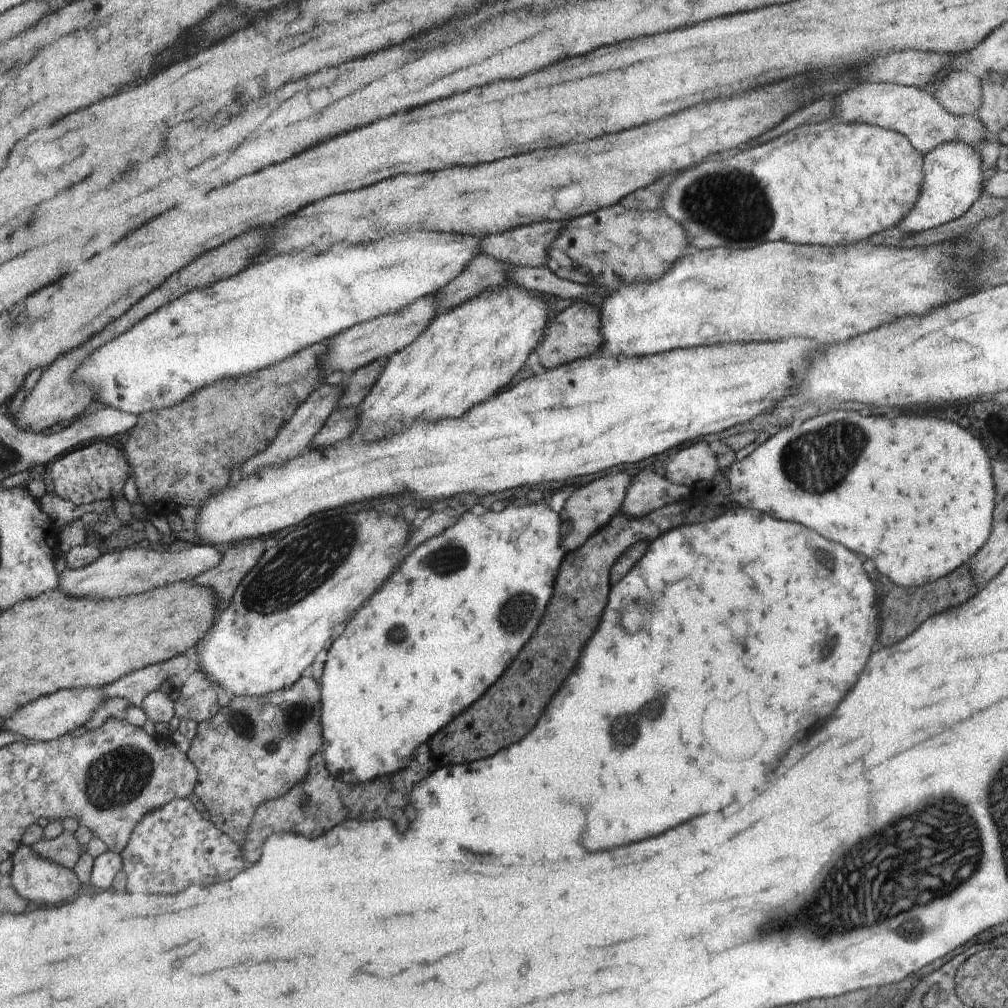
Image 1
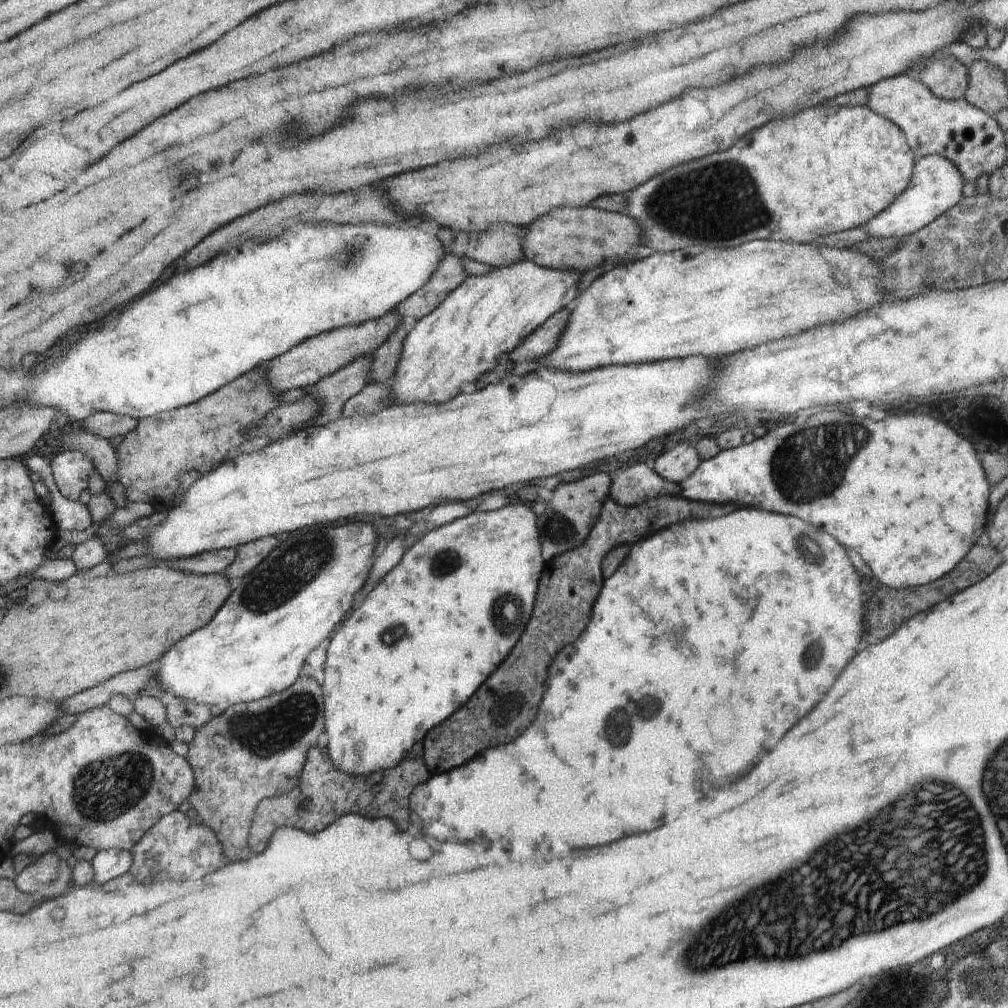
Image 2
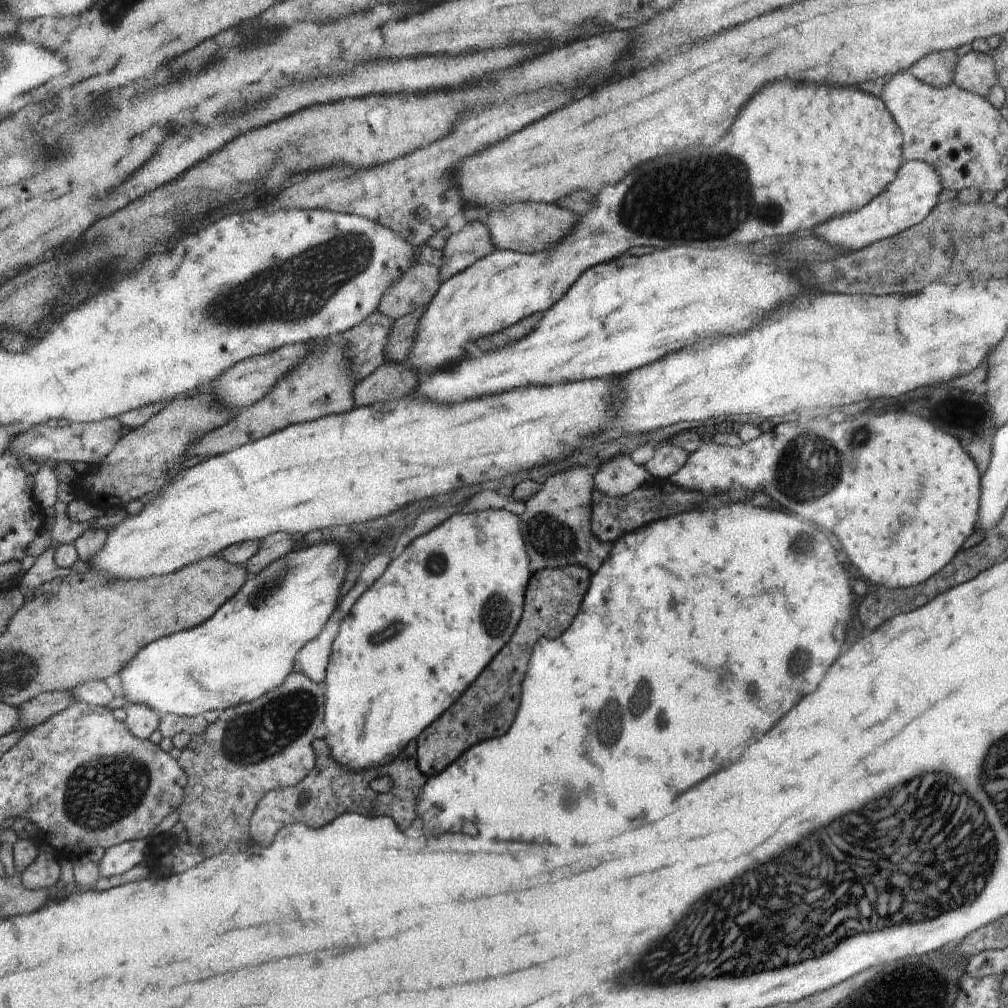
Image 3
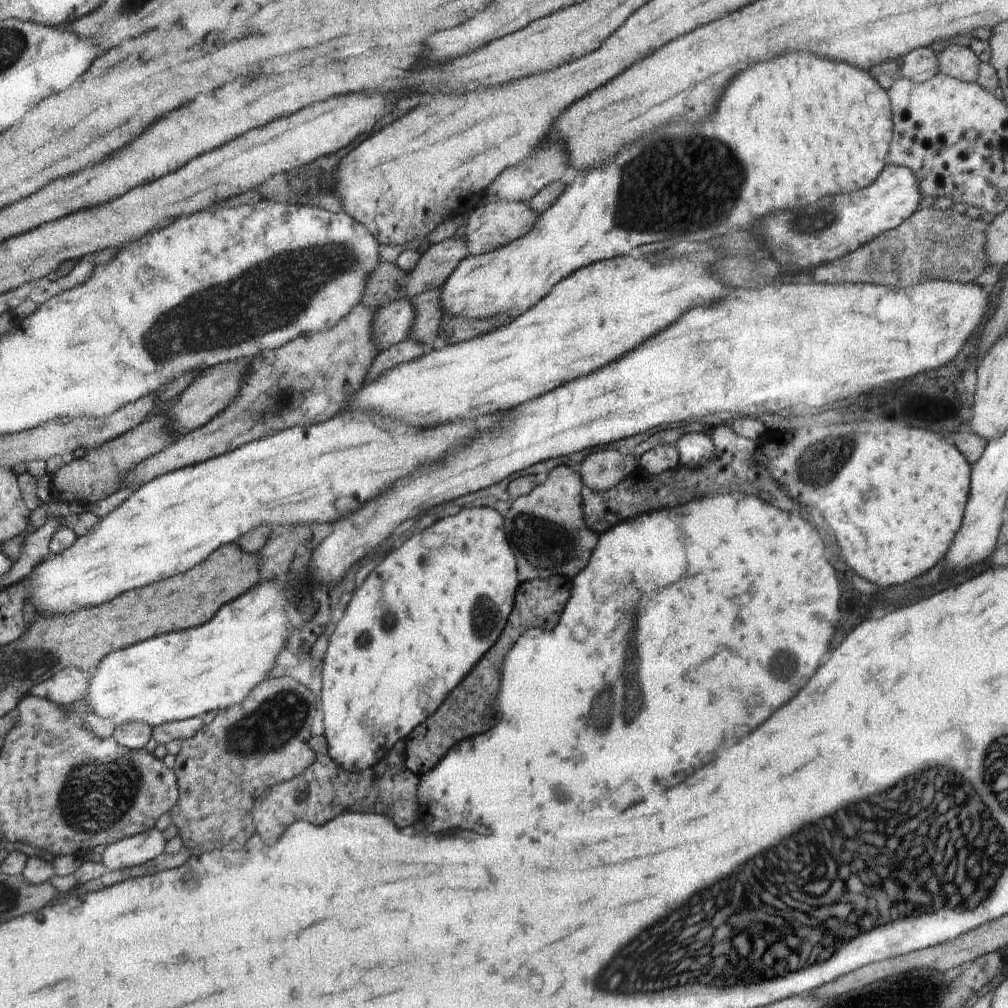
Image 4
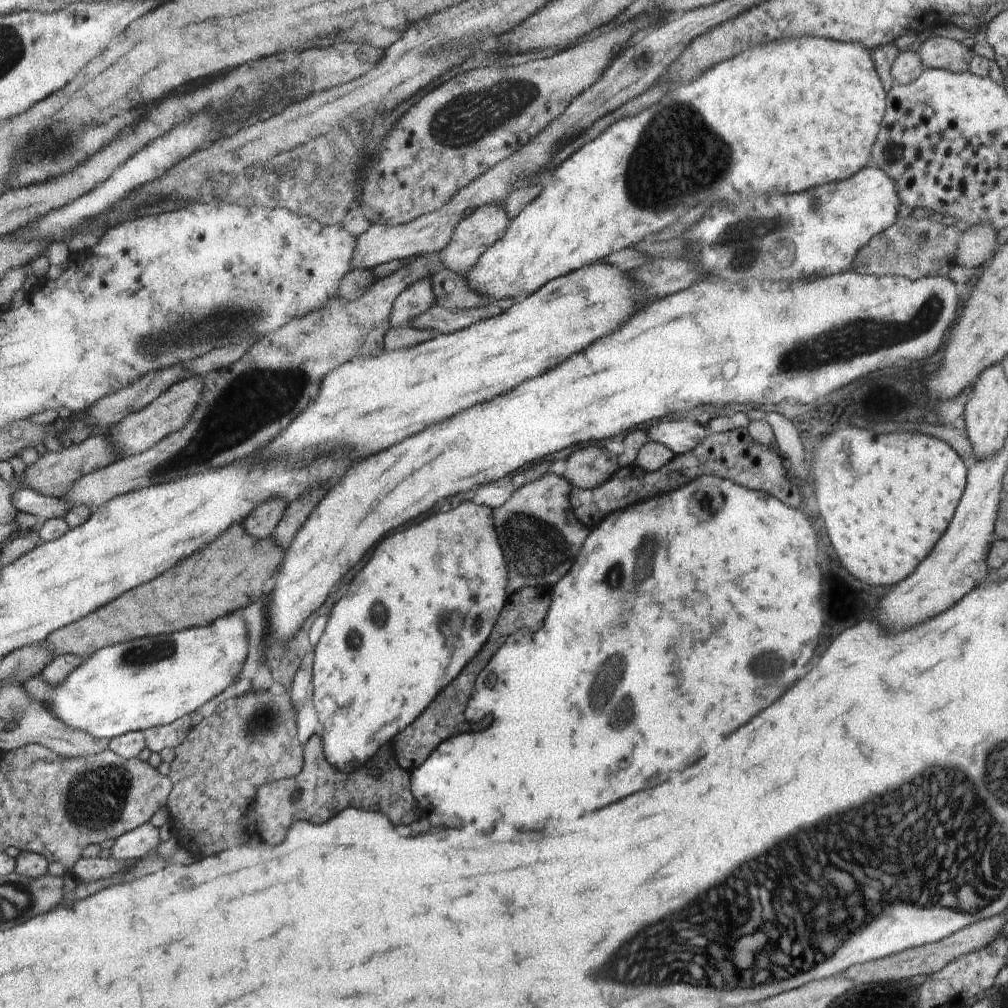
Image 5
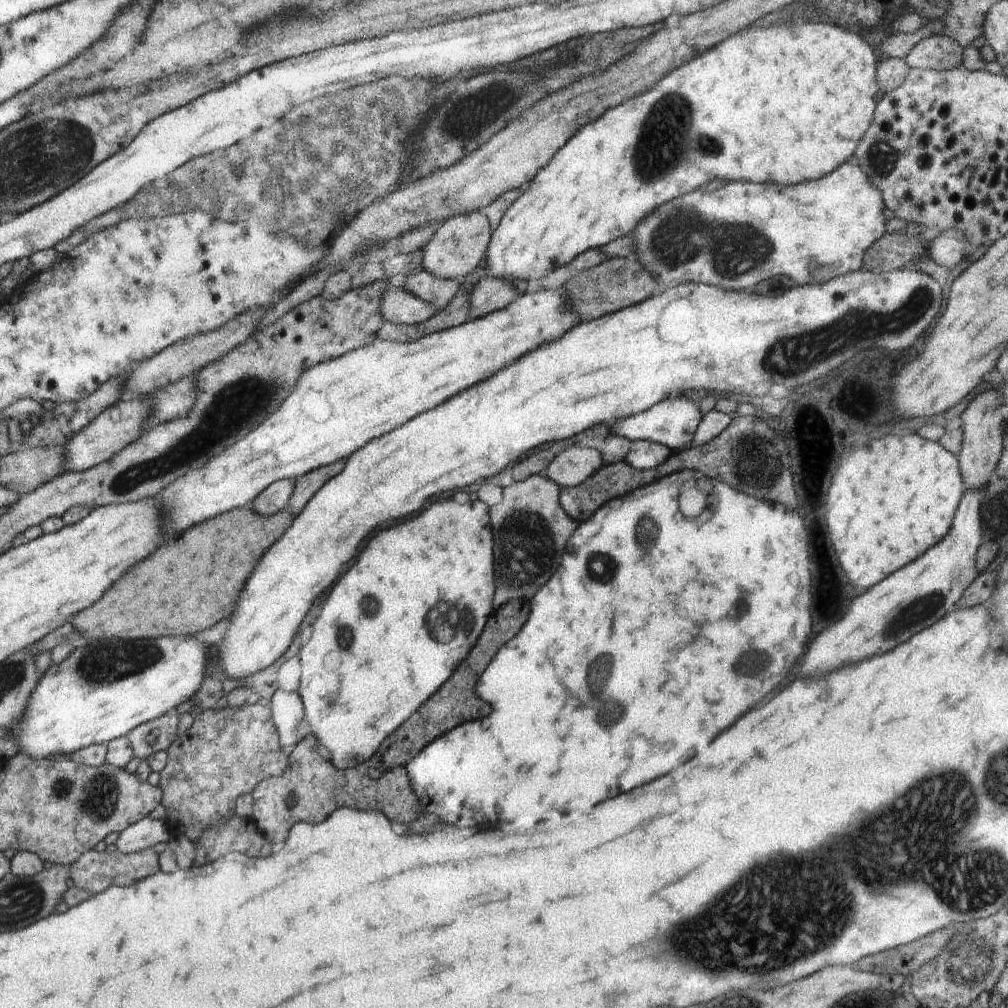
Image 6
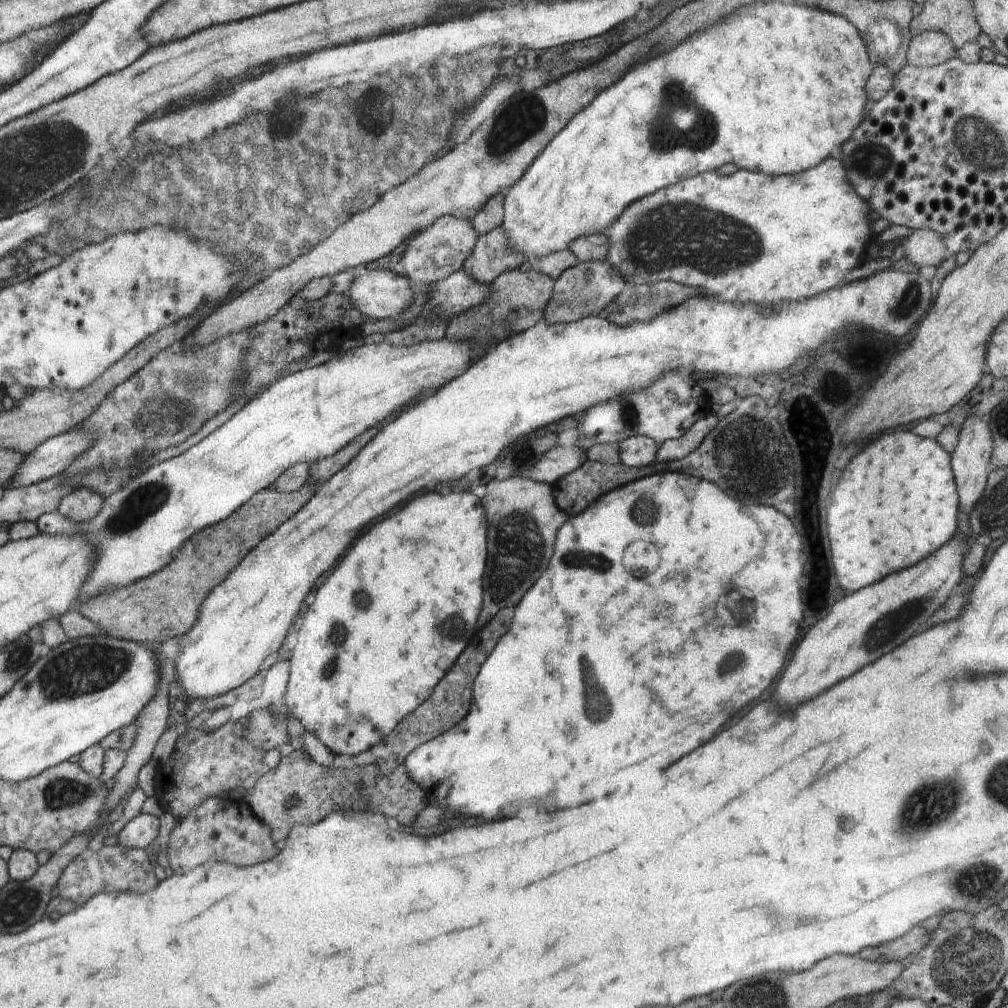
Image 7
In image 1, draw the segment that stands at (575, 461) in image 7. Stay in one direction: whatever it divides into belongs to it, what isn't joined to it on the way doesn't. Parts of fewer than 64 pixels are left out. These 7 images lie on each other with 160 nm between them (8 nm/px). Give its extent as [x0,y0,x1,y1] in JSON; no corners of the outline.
[620,469,693,517]

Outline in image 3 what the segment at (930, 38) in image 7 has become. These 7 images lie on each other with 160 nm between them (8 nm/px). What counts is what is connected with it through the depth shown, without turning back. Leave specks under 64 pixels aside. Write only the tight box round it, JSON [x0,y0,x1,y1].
[953,51,997,98]

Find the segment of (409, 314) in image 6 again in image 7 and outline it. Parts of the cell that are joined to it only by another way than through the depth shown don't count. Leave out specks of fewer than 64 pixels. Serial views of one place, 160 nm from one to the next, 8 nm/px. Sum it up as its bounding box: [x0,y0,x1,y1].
[348,265,417,319]

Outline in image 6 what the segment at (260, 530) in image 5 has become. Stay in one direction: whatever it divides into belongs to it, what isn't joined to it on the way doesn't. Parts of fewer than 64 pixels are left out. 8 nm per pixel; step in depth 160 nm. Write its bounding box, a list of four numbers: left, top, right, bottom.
[249,479,295,517]

